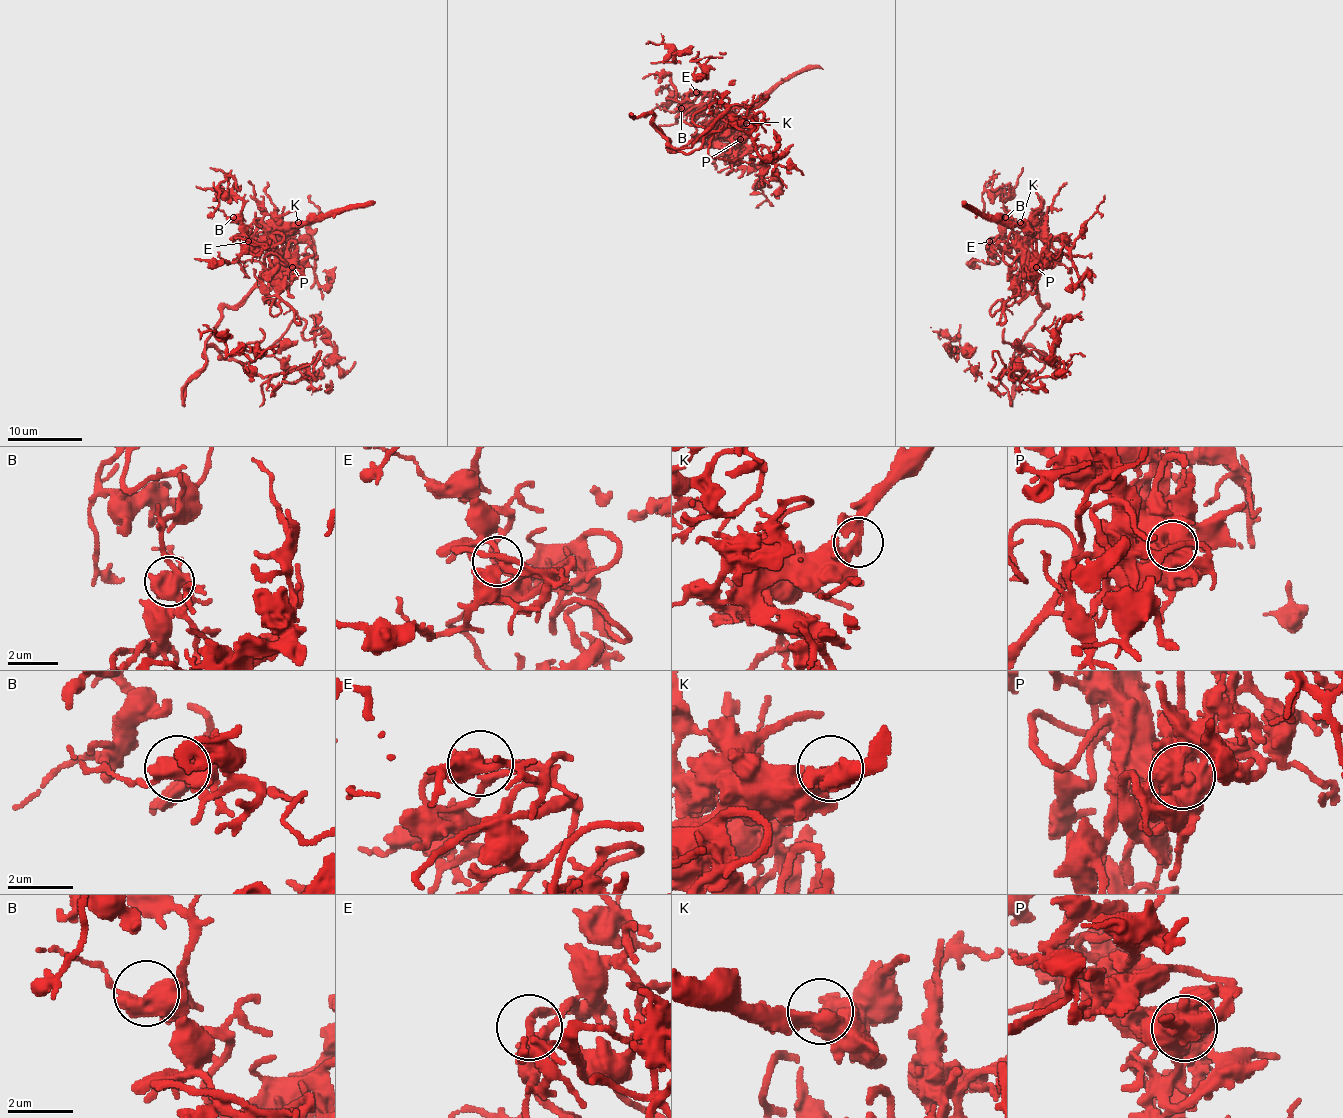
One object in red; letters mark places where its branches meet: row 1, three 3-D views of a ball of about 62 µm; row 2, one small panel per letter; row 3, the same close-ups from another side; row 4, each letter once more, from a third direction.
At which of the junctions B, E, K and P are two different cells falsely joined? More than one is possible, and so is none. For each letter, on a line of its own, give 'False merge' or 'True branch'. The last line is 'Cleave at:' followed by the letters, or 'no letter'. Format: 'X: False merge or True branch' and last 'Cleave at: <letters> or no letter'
B: True branch
E: True branch
K: True branch
P: False merge
Cleave at: P

